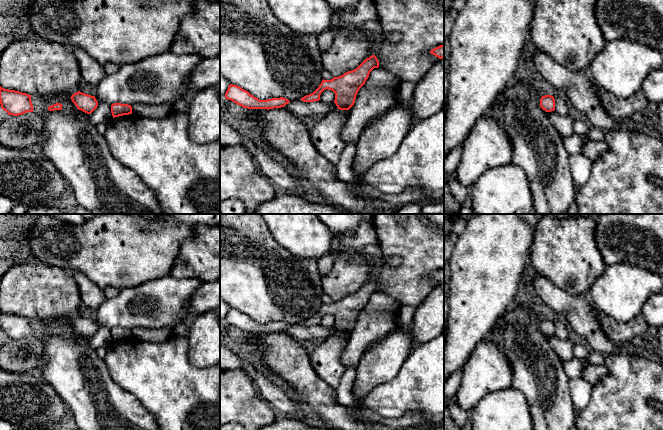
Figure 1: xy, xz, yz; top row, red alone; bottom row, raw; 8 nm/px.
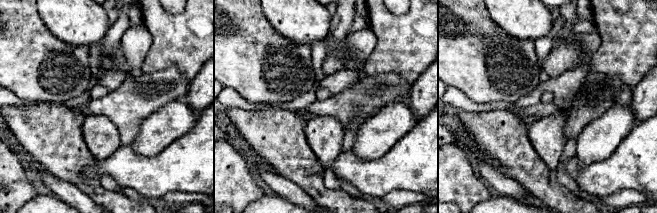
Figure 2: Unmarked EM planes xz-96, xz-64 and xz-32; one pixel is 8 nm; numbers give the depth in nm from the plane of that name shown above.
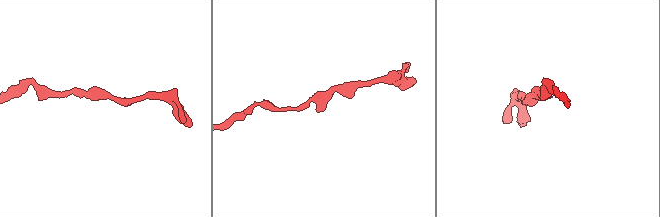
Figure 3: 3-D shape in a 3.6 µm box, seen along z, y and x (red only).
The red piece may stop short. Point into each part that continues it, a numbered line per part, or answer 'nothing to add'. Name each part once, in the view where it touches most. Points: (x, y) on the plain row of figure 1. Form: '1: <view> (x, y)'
nothing to add

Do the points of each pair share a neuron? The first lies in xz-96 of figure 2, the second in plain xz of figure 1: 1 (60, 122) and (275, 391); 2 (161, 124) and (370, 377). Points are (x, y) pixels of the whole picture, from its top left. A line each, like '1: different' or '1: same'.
1: different
2: same

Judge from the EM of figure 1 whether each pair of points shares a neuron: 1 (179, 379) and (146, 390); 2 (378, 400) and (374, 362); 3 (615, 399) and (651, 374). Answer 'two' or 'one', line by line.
1: one
2: two
3: one

